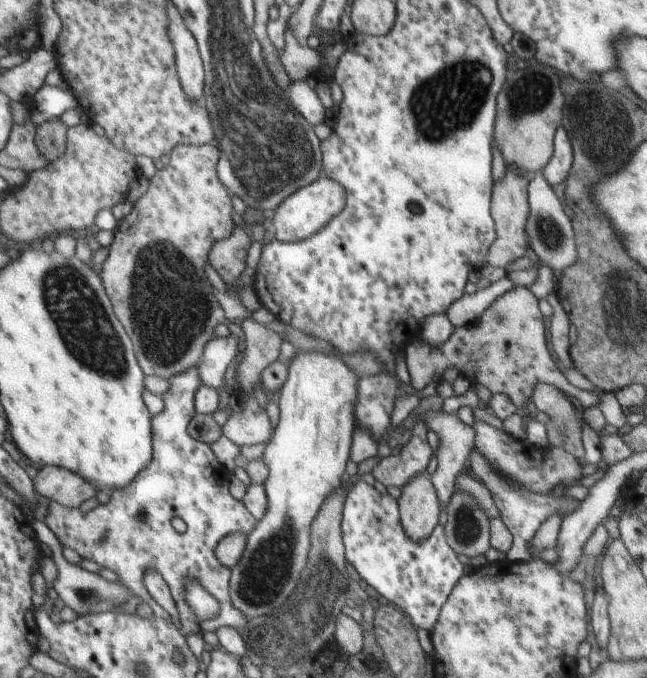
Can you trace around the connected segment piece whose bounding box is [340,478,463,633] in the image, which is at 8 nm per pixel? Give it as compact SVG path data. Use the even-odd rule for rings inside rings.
M360 478L346 492L340 531L345 560L353 566L359 578L363 578L367 585L374 588L389 603L395 604L405 616L409 617L411 624L416 629L425 629L427 633L433 631L441 605L463 574L463 568L457 560L457 554L447 542L443 526L437 524L432 534L421 542L413 540L404 532L404 528L400 524L399 502L387 493L377 492L373 486L366 484Z

